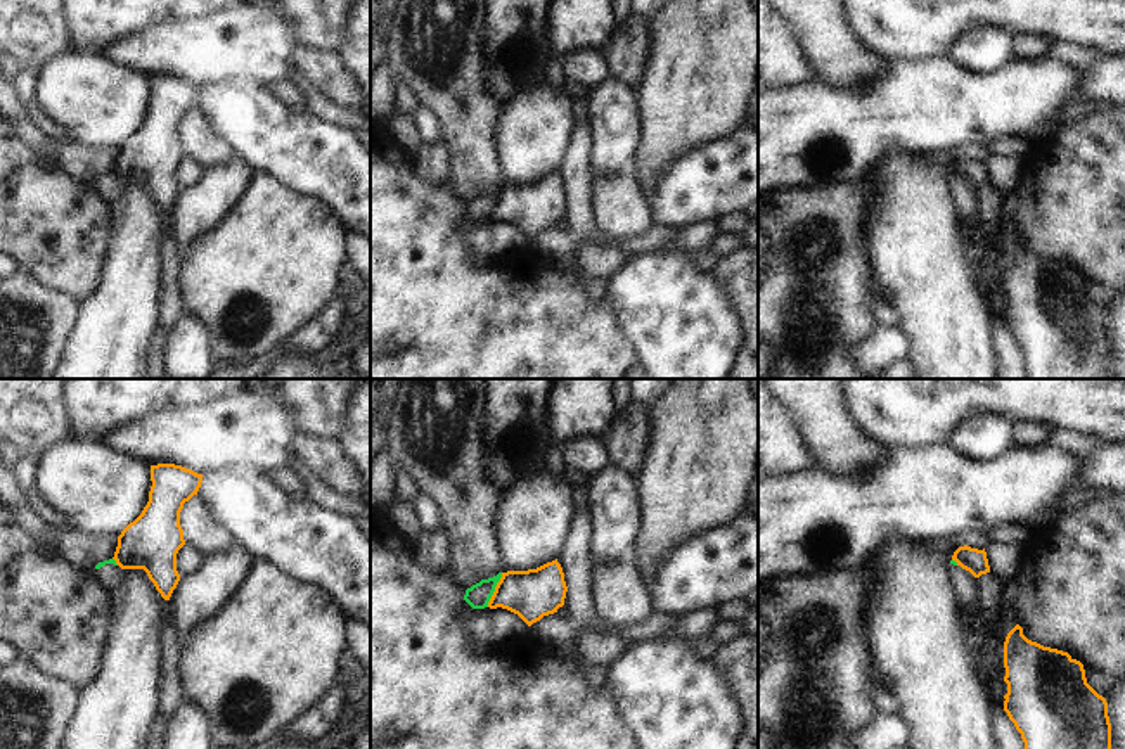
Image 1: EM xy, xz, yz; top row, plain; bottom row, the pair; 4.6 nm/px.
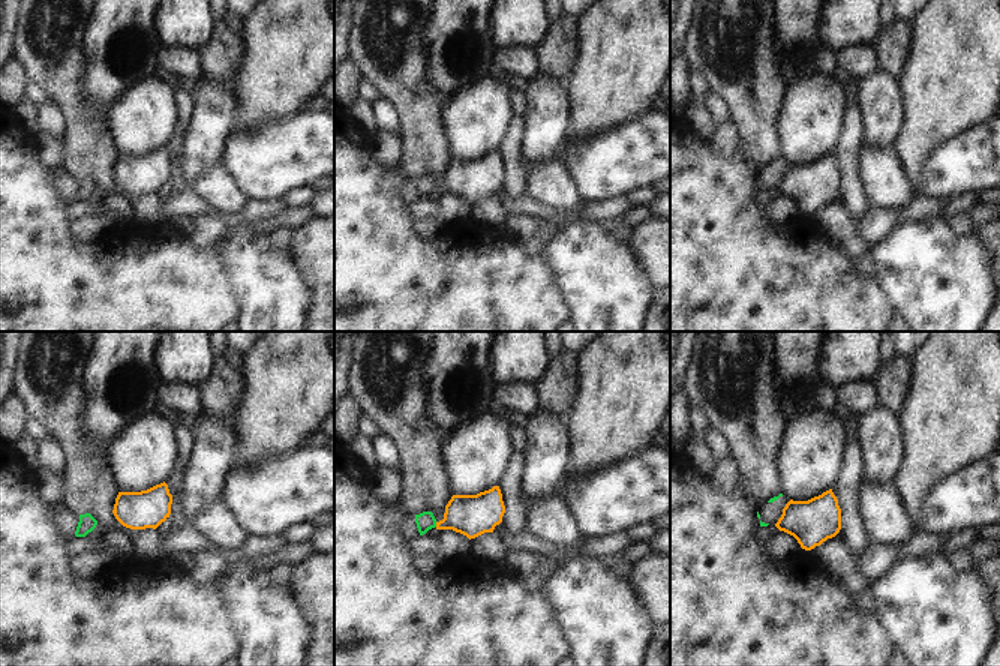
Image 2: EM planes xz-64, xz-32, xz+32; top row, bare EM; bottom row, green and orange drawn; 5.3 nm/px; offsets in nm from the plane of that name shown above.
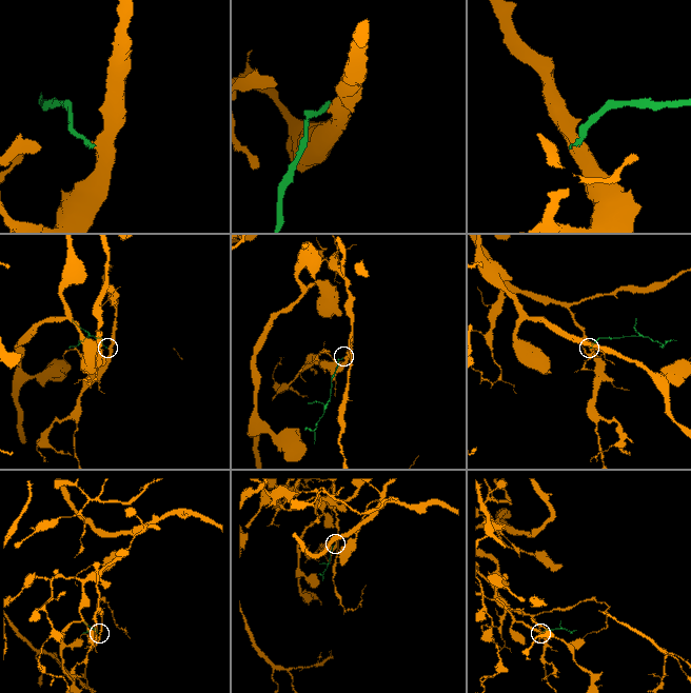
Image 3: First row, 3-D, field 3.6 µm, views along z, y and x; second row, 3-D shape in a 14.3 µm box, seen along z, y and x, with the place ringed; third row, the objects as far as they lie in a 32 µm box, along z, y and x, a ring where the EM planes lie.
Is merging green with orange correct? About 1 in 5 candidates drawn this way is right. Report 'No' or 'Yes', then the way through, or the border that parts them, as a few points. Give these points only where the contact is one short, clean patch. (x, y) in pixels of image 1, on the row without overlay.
No. Boundary: xz (502, 185), (487, 218).

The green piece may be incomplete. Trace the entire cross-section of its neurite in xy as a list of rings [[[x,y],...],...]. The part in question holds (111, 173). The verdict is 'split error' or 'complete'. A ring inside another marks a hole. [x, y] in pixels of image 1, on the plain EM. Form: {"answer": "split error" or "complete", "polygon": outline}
{"answer": "split error", "polygon": [[[109,171],[109,173],[99,175],[88,185],[92,185],[100,194],[100,197],[106,197],[109,202],[116,202],[121,195],[125,182],[121,182],[114,171]]]}

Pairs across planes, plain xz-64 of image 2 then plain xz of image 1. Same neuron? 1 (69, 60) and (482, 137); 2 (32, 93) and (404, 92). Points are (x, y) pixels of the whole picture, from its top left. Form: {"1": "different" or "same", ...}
{"1": "same", "2": "same"}

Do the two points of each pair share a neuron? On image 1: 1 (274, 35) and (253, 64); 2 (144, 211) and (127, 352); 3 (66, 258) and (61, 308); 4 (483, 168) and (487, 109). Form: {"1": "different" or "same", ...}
{"1": "same", "2": "same", "3": "different", "4": "same"}

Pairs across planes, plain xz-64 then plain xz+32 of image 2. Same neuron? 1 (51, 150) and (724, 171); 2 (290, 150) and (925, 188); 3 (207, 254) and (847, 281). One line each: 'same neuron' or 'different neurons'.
1: different neurons
2: same neuron
3: same neuron

